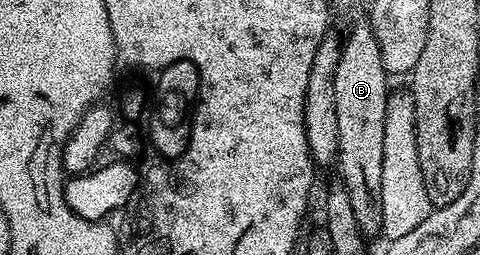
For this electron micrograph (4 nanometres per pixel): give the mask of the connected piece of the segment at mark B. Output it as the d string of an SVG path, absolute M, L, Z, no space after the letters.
M360 18L356 20L348 28L348 37L343 37L340 46L340 57L338 58L338 70L334 70L334 106L338 106L338 146L336 147L335 167L340 167L338 177L345 184L346 190L349 192L350 203L354 208L354 217L357 224L364 234L370 232L380 232L384 222L384 203L382 202L382 162L384 161L384 143L386 142L386 110L388 109L388 97L390 95L390 87L388 88L388 80L390 73L382 66L382 50L378 50L378 42L372 33L372 25L367 19Z

